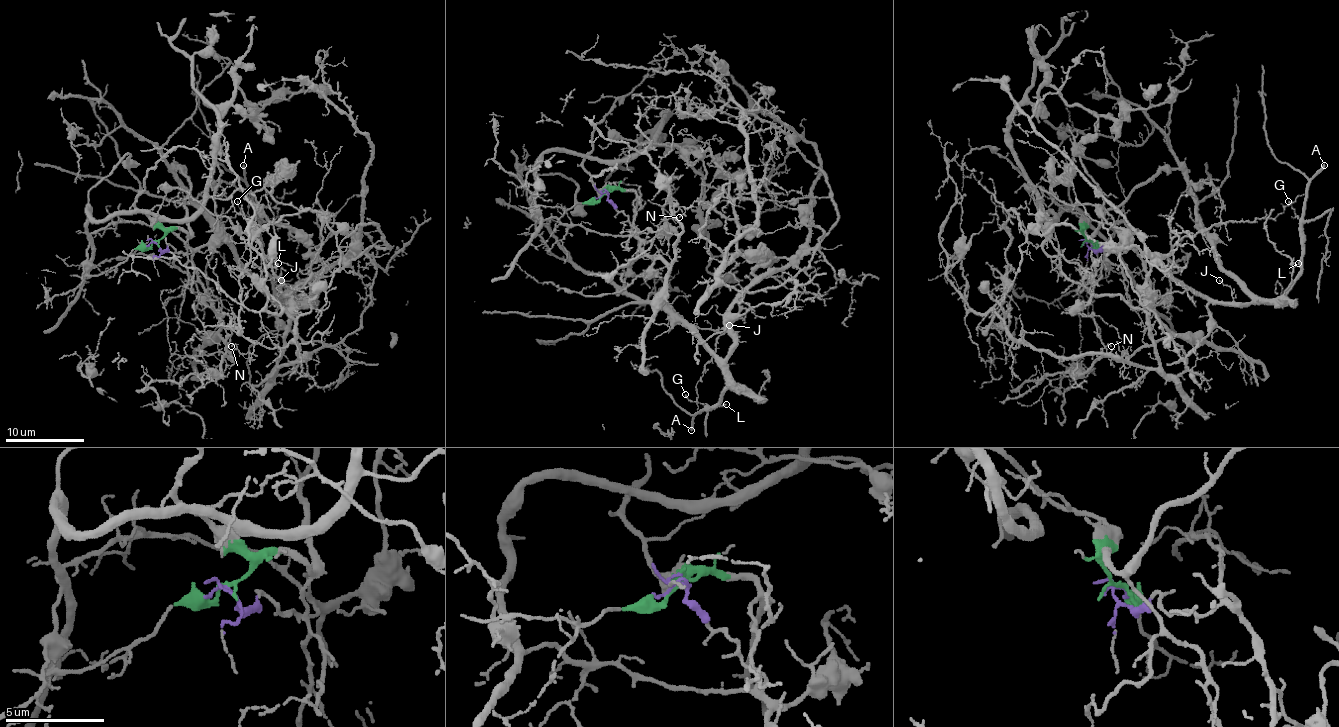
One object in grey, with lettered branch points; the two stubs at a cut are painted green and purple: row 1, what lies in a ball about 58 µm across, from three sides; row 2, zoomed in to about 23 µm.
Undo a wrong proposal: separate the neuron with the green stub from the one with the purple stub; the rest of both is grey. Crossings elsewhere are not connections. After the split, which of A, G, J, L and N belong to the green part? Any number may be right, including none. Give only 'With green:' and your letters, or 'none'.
With green: A, G, J, L

